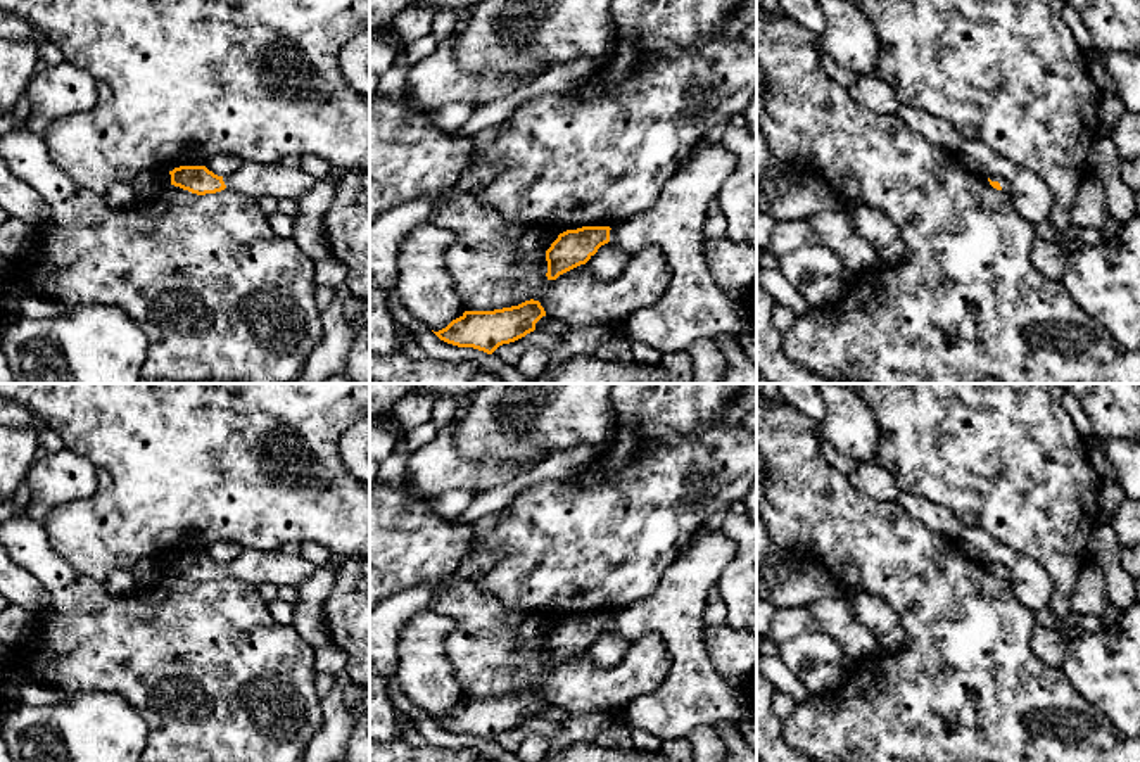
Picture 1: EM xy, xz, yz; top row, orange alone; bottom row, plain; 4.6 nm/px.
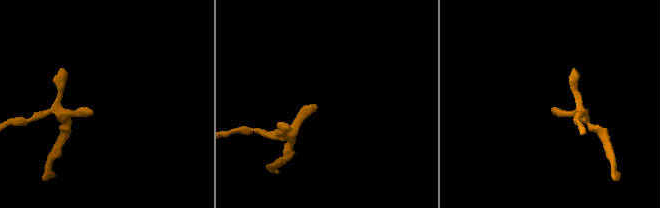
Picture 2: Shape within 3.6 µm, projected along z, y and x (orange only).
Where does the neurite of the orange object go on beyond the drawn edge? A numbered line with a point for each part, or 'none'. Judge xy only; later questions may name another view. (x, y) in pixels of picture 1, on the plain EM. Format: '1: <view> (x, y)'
1: xy (251, 565)

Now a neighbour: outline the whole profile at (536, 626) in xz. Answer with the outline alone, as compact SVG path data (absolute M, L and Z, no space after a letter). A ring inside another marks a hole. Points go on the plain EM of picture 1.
M527 613L523 624L518 627L518 638L527 645L535 643L548 638L558 622L549 613Z

